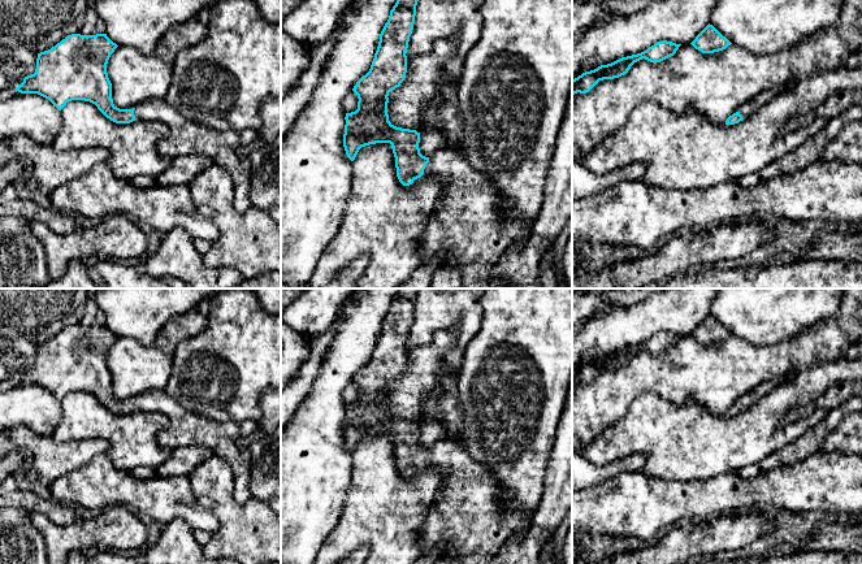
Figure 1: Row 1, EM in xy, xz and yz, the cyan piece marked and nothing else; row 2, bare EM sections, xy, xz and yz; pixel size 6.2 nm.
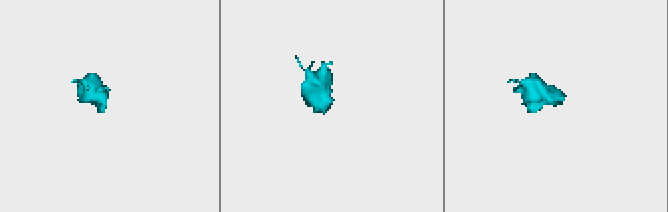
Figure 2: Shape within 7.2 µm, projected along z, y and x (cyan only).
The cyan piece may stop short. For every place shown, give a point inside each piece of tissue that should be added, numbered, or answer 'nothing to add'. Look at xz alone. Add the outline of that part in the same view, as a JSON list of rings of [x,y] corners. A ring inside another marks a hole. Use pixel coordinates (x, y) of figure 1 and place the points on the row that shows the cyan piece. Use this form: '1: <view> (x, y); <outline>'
1: xz (471, 226); [[[441,149],[432,155],[424,175],[439,178],[442,190],[426,224],[420,264],[439,255],[439,265],[452,264],[456,268],[463,288],[506,288],[494,281],[493,270],[524,233],[524,221],[515,220],[510,213],[512,204],[499,196],[485,174],[475,170],[452,149]]]

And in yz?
1: yz (766, 96); [[[774,88],[774,90],[767,90],[762,94],[758,95],[758,97],[754,101],[750,101],[748,104],[745,104],[738,112],[742,116],[742,118],[749,117],[751,113],[754,113],[759,105],[767,104],[768,101],[771,101],[776,95],[781,94],[783,90],[779,88]]]

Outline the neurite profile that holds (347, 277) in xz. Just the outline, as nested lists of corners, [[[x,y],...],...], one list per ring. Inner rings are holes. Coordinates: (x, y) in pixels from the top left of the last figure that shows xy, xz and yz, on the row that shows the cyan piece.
[[[363,255],[343,266],[325,288],[356,288],[367,266],[368,256]]]

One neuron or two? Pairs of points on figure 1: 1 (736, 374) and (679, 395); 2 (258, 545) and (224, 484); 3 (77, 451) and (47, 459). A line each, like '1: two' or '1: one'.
1: one
2: one
3: one

